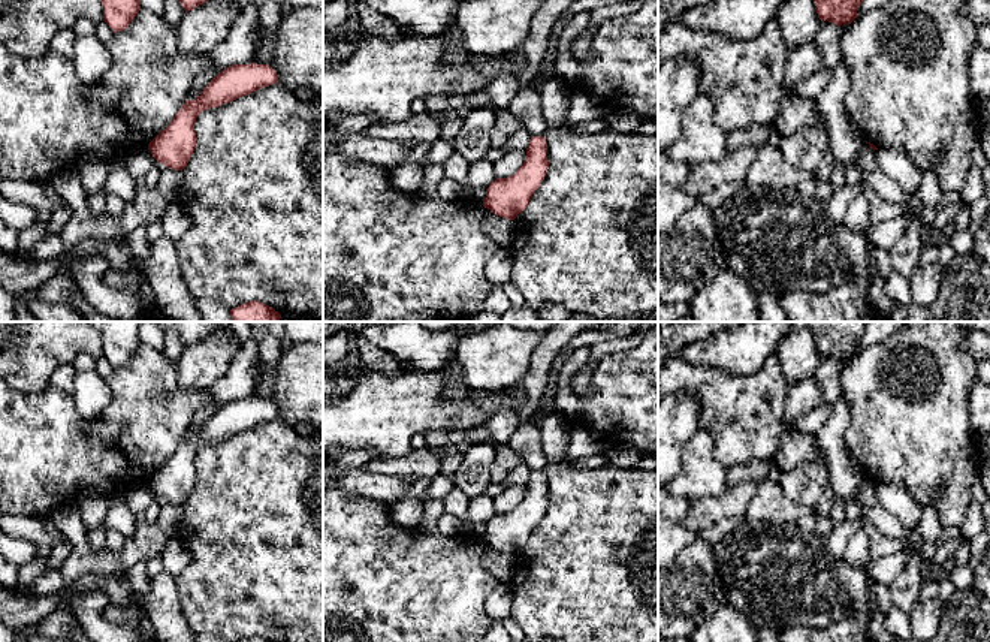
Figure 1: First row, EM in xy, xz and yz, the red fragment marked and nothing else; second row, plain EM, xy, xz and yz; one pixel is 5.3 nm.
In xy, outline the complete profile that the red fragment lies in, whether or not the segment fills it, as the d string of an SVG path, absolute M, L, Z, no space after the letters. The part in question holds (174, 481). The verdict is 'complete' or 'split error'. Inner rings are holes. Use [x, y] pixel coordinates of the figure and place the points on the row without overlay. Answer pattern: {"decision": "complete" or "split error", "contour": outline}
{"decision": "complete", "contour": "M269 400L229 401L214 412L196 434L184 437L169 461L148 479L148 485L159 498L182 507L196 483L194 458L202 446L218 443L277 418L278 410Z"}

